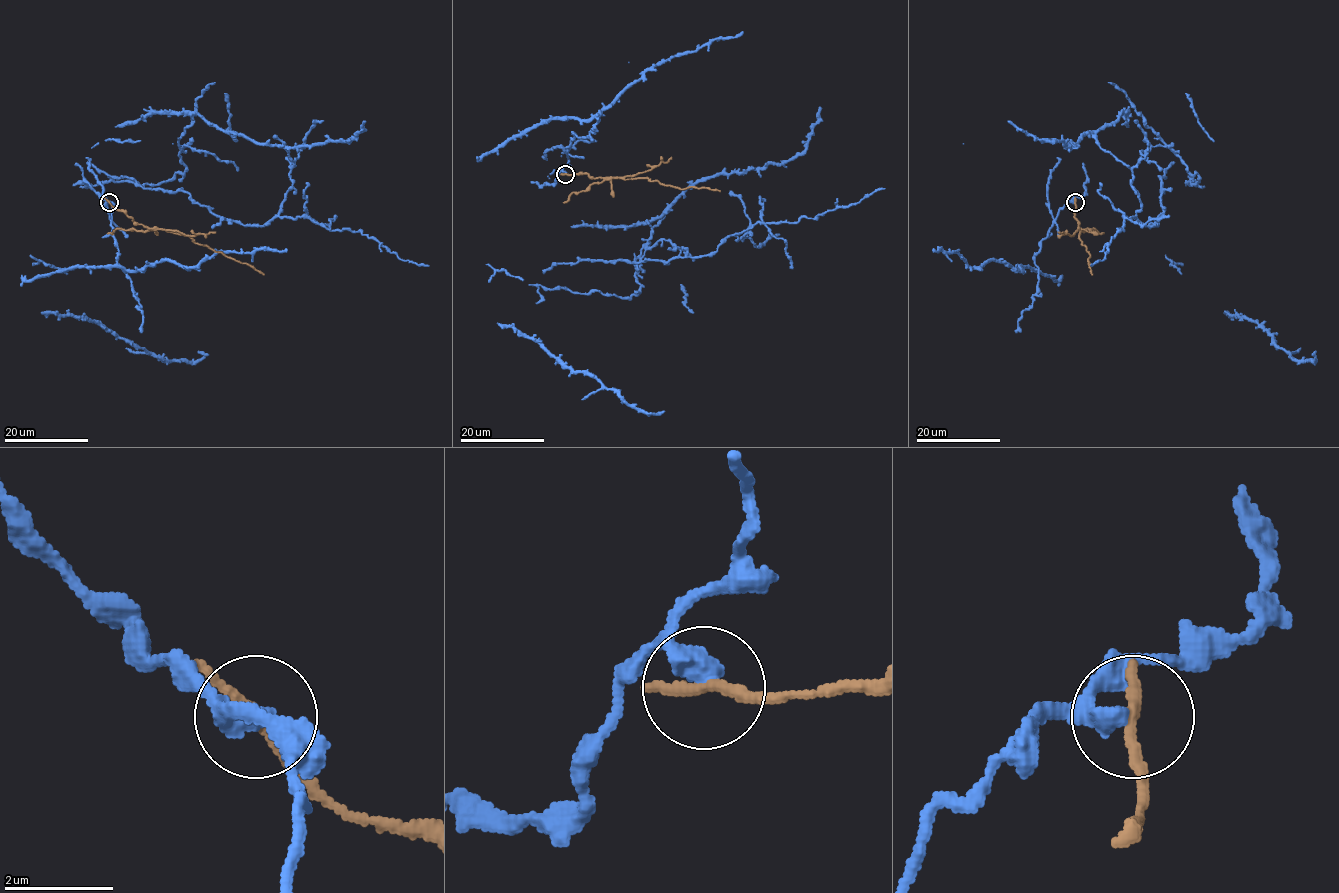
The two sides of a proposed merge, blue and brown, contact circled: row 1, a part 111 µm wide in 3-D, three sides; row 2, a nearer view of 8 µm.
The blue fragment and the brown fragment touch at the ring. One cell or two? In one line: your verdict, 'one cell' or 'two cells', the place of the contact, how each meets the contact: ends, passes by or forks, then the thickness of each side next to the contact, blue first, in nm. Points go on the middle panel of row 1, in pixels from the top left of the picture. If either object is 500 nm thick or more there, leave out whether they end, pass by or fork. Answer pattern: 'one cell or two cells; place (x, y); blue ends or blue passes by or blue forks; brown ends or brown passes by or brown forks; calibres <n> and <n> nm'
two cells; place (565, 174); blue passes by; brown passes by; calibres 300 and 180 nm

